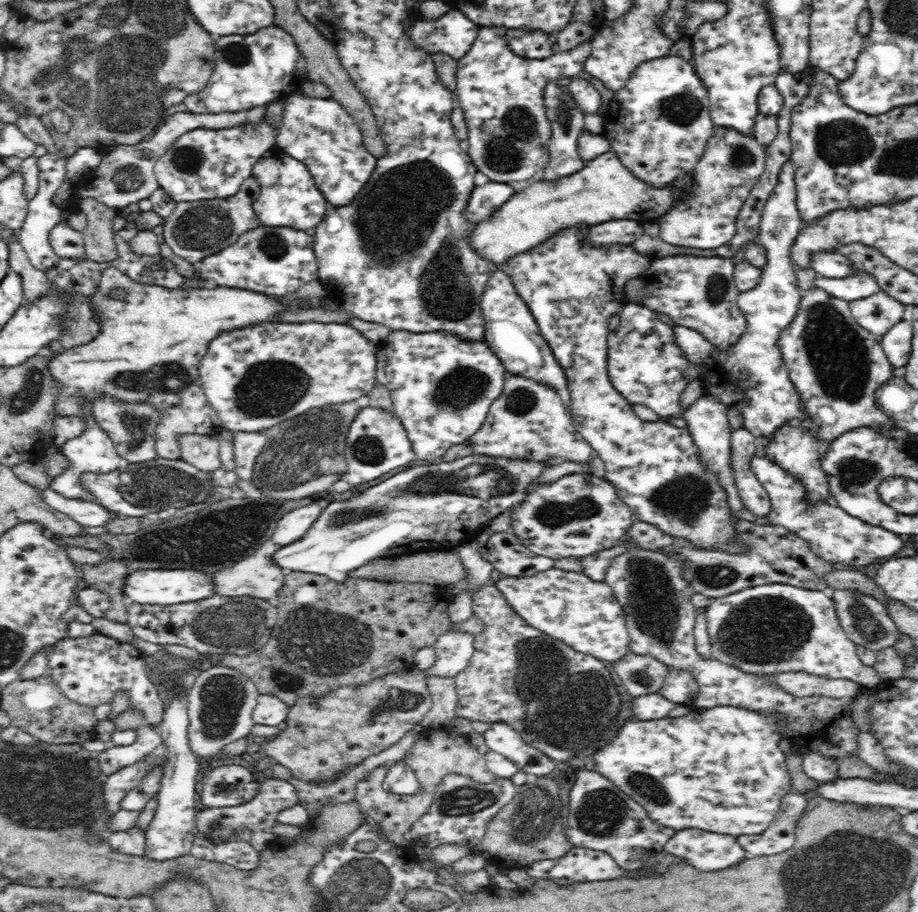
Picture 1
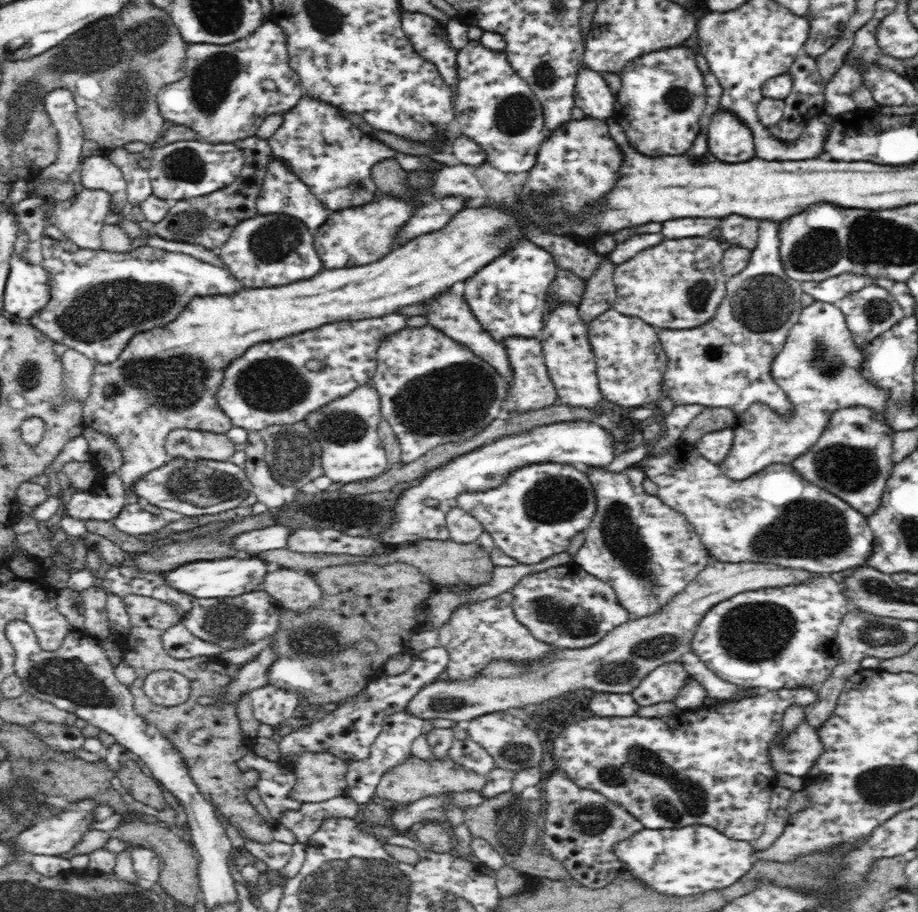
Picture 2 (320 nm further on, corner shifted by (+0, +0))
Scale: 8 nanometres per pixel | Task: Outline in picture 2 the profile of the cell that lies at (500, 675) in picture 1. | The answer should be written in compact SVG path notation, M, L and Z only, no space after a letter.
M508 591L491 599L466 603L457 608L450 620L439 628L438 637L440 647L449 653L446 674L449 678L458 680L474 678L490 660L496 660L496 658L528 662L558 650L536 640L528 628L516 619L513 611L513 594Z

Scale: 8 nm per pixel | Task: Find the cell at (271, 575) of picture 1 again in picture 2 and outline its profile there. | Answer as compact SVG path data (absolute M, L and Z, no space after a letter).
M273 567L256 591L265 591L284 609L298 613L315 609L324 598L324 591L311 574L302 570L295 572L287 567Z

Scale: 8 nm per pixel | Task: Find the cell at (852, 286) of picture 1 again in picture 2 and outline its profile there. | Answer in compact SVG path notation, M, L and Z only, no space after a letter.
M843 274L822 282L806 281L801 283L804 293L812 295L816 301L835 304L838 300L865 286L872 285L874 279L866 275Z

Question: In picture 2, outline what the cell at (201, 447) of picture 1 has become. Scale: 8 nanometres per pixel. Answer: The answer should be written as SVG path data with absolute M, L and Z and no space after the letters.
M174 429L168 434L165 449L171 459L210 459L230 461L236 448L234 442L224 434L204 430Z

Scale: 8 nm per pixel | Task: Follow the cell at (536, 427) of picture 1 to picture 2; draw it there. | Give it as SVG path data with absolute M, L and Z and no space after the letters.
M508 336L508 338L500 340L500 344L506 347L509 363L513 370L513 381L507 391L507 399L503 402L501 418L508 418L512 412L520 412L521 414L559 404L556 389L546 370L540 337Z

